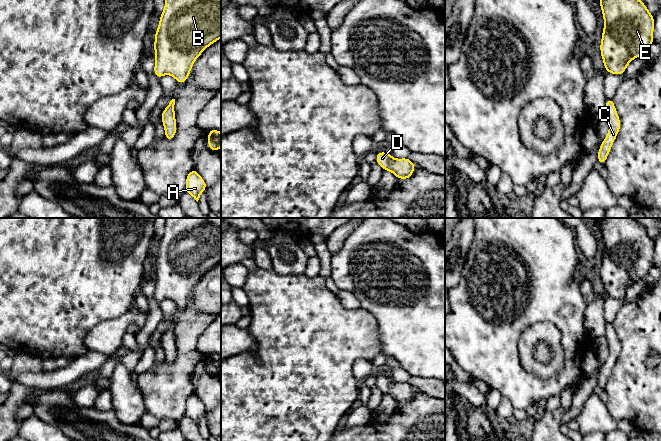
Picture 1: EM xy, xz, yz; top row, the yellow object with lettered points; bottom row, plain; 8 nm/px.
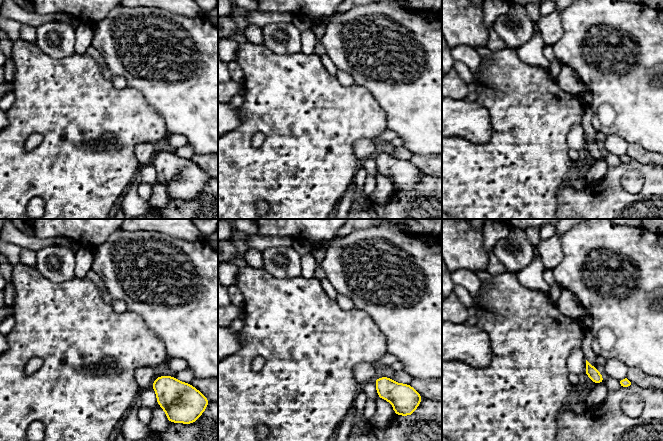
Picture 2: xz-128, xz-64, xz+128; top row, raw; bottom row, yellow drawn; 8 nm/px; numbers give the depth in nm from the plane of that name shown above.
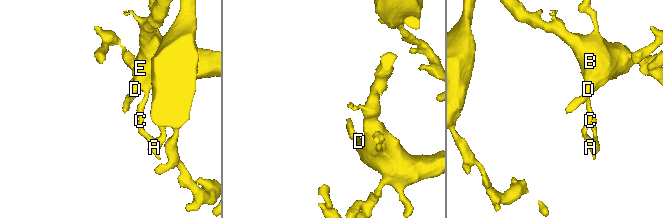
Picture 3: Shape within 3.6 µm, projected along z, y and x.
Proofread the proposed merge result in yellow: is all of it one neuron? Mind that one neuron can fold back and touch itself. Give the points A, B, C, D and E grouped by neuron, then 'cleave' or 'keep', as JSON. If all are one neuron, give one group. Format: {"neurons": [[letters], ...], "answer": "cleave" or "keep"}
{"neurons": [["A", "B", "C", "D", "E"]], "answer": "keep"}

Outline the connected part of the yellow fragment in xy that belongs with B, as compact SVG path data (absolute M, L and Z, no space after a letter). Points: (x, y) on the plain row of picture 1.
M166 218L165 230L162 238L160 239L160 245L158 252L155 256L154 265L154 276L156 280L154 298L160 303L165 298L171 299L178 307L184 308L188 303L191 296L192 290L196 283L202 278L202 276L209 271L211 268L215 267L221 262L221 218Z

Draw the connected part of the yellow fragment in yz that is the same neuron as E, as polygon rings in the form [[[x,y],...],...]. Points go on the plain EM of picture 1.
[[[601,218],[599,225],[604,242],[600,268],[604,292],[610,298],[622,299],[628,288],[643,280],[654,266],[654,240],[633,218]]]

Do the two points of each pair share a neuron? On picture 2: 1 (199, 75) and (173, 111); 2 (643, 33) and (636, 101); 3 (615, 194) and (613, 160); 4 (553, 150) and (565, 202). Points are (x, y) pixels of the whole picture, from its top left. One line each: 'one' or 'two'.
1: one
2: one
3: two
4: two

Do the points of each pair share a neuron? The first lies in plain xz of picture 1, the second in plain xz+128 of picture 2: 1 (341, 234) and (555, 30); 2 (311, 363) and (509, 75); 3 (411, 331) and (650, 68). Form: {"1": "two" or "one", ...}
{"1": "one", "2": "one", "3": "one"}

